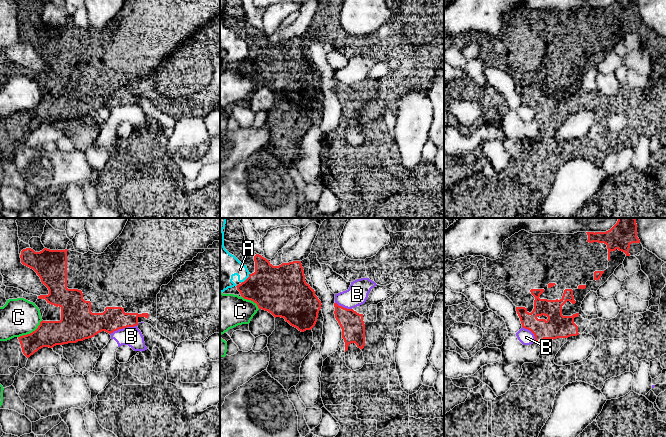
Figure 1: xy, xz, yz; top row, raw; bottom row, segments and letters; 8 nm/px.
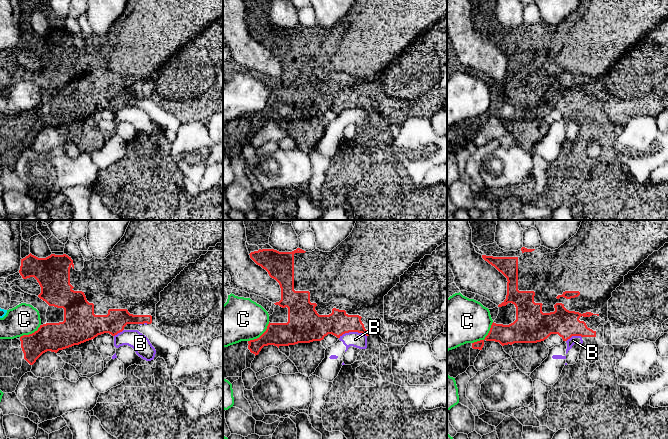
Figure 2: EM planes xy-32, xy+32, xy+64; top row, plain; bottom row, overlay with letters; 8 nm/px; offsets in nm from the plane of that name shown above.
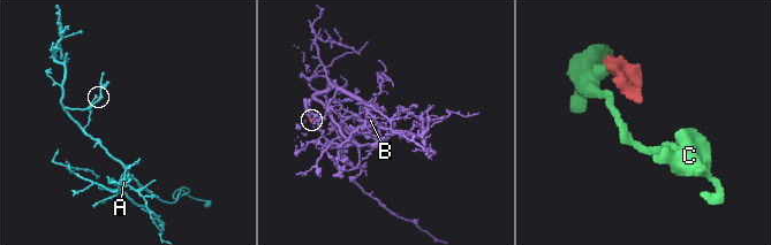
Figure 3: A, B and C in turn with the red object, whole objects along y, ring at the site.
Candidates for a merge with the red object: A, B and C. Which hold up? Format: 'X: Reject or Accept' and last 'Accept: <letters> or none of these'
A: Reject
B: Reject
C: Reject
Accept: none of these

